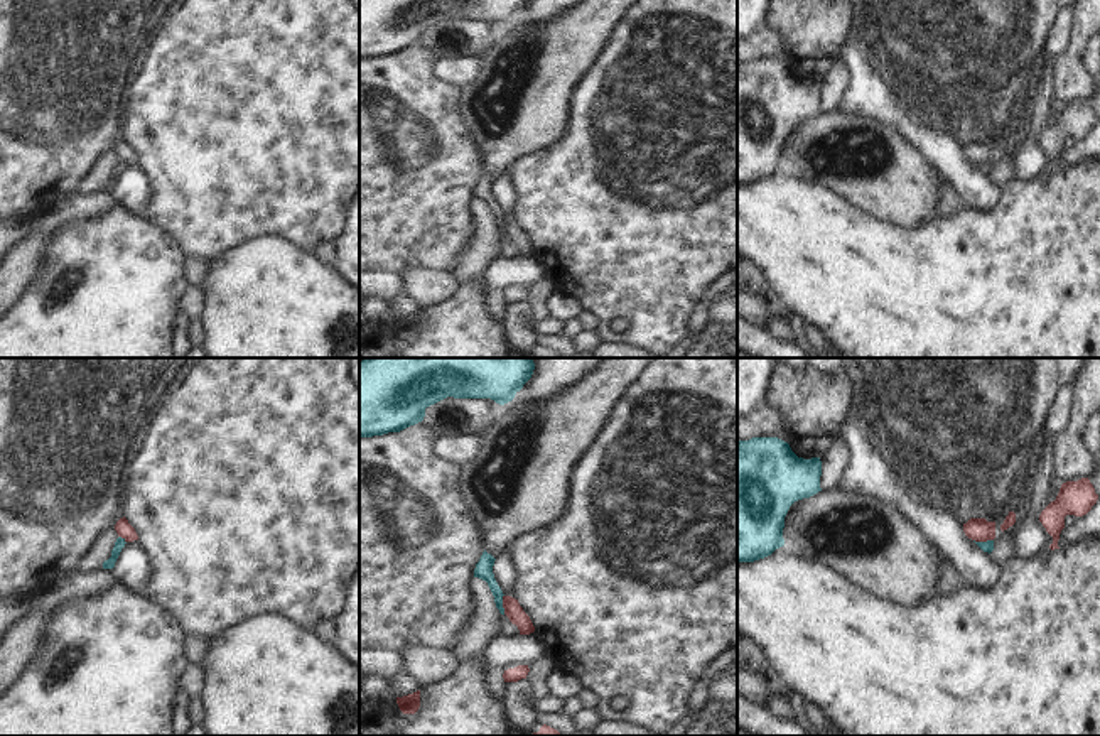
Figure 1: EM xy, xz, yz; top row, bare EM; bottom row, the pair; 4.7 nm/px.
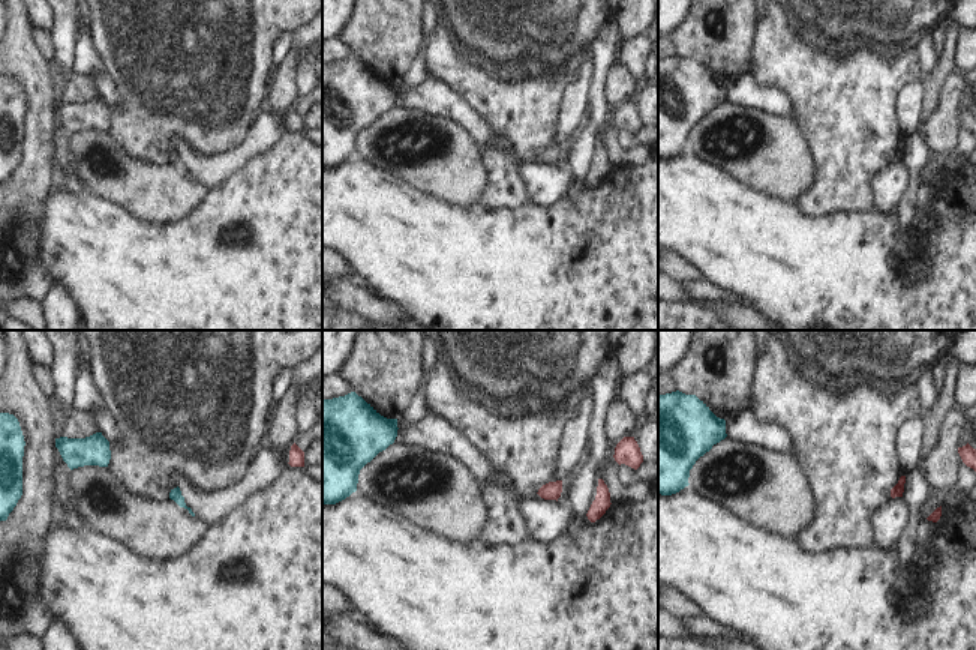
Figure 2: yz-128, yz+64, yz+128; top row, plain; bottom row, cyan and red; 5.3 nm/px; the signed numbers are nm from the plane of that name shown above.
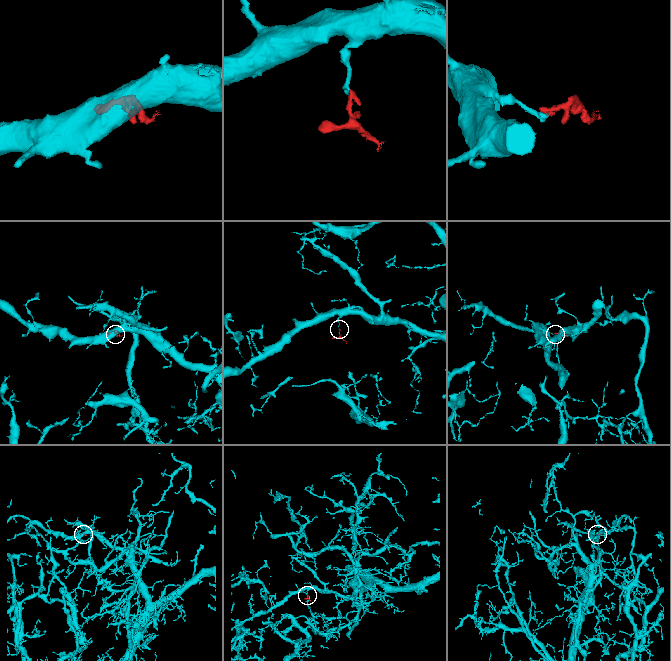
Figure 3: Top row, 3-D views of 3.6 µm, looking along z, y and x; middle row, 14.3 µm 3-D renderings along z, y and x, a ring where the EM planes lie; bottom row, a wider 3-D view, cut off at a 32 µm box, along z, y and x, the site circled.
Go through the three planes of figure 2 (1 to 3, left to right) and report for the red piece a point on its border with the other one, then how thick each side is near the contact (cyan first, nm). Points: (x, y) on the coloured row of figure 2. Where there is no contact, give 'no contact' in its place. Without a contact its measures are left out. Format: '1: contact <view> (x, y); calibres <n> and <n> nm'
1: no contact
2: no contact
3: no contact

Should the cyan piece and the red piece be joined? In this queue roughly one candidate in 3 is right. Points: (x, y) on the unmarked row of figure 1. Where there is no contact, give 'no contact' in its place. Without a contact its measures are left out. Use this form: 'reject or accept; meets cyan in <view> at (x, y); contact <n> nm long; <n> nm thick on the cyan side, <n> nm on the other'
reject; meets cyan in xz at (501, 227); contact 100 nm long; 80 nm thick on the cyan side, 80 nm on the other

